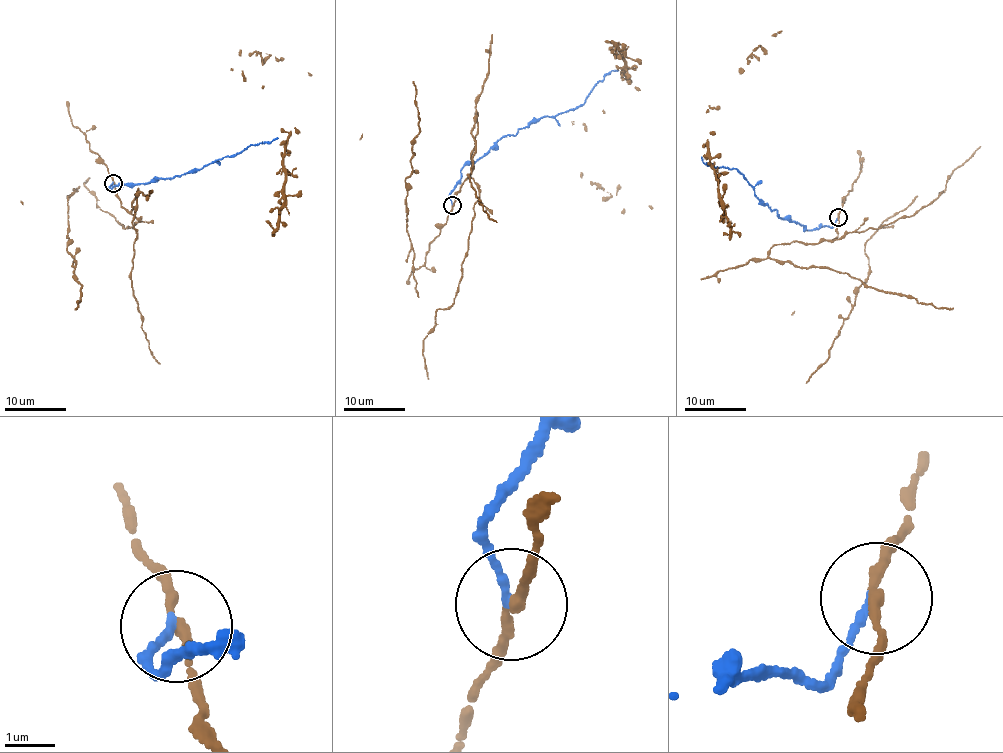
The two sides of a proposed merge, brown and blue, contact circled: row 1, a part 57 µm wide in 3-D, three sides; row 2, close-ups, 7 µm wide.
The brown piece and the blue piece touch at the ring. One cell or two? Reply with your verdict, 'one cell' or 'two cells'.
two cells

